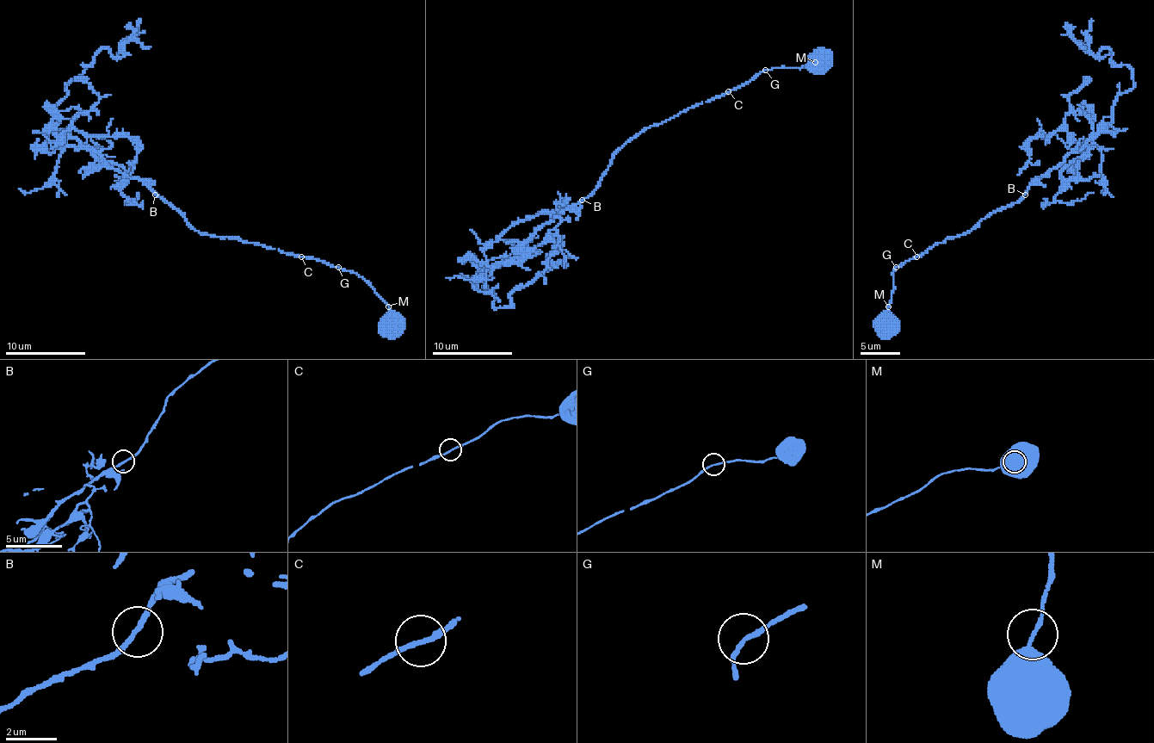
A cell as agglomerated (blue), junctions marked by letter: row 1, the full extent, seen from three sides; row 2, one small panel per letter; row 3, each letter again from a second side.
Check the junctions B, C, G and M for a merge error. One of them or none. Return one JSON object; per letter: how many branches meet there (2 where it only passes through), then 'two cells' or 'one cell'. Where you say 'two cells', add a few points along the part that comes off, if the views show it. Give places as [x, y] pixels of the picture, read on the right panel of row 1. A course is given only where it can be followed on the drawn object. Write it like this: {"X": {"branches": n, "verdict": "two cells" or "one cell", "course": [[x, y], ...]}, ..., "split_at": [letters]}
{"B": {"branches": 2, "verdict": "one cell"}, "C": {"branches": 2, "verdict": "one cell"}, "G": {"branches": 2, "verdict": "one cell"}, "M": {"branches": 2, "verdict": "one cell"}, "split_at": []}

